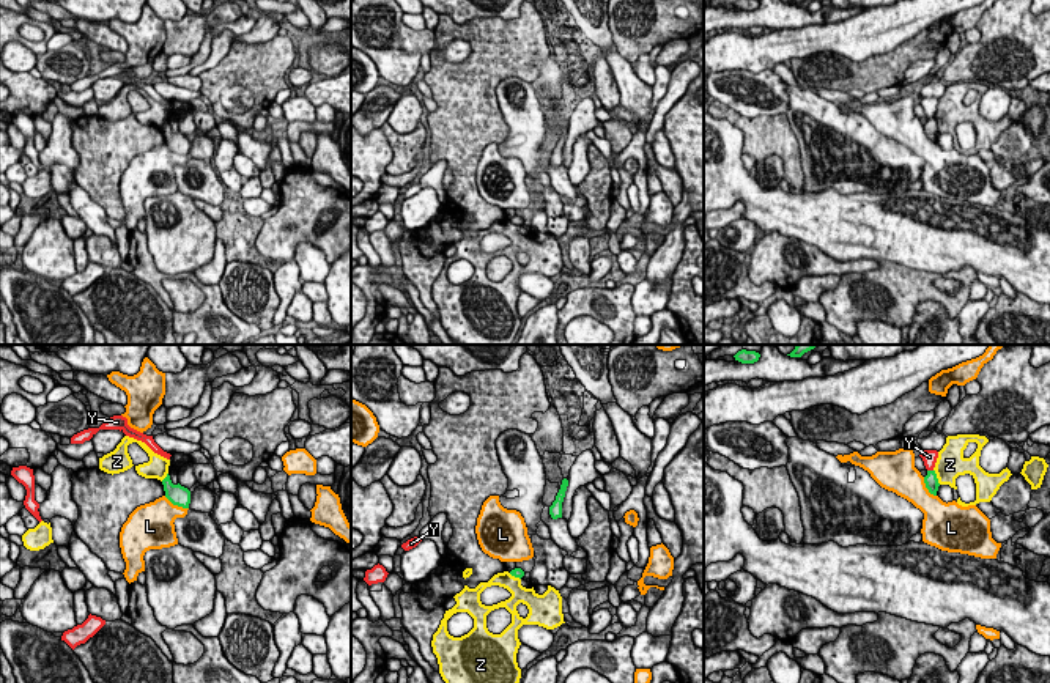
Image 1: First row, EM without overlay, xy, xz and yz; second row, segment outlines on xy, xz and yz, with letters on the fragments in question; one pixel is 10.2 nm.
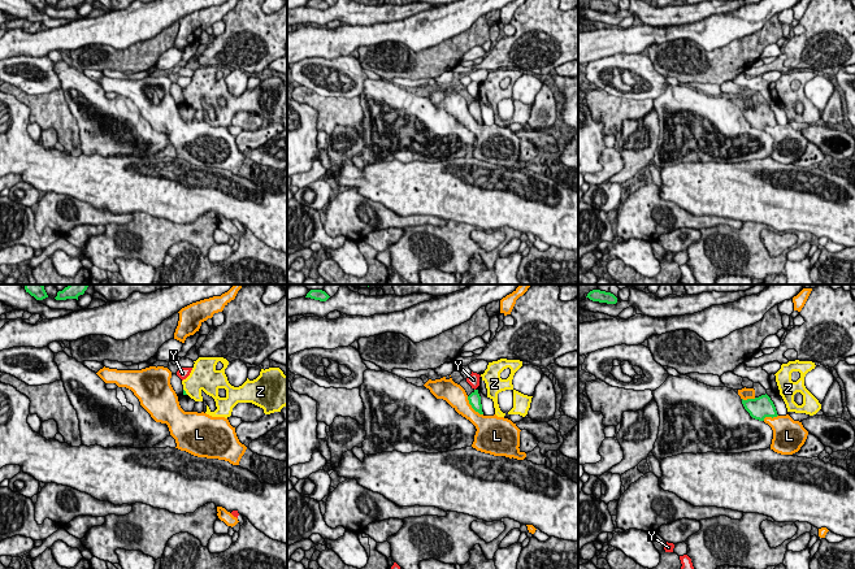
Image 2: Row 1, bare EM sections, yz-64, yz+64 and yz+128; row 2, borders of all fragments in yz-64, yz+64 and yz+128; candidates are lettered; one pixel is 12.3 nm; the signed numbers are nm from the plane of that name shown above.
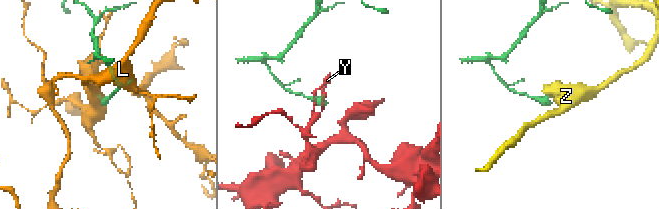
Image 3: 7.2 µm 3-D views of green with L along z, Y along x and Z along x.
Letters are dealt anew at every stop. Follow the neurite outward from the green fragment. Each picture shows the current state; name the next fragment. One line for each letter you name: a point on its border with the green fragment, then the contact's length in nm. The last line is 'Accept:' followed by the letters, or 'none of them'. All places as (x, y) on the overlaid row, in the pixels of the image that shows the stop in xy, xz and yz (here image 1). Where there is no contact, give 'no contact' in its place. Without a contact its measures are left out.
Accept: none of them

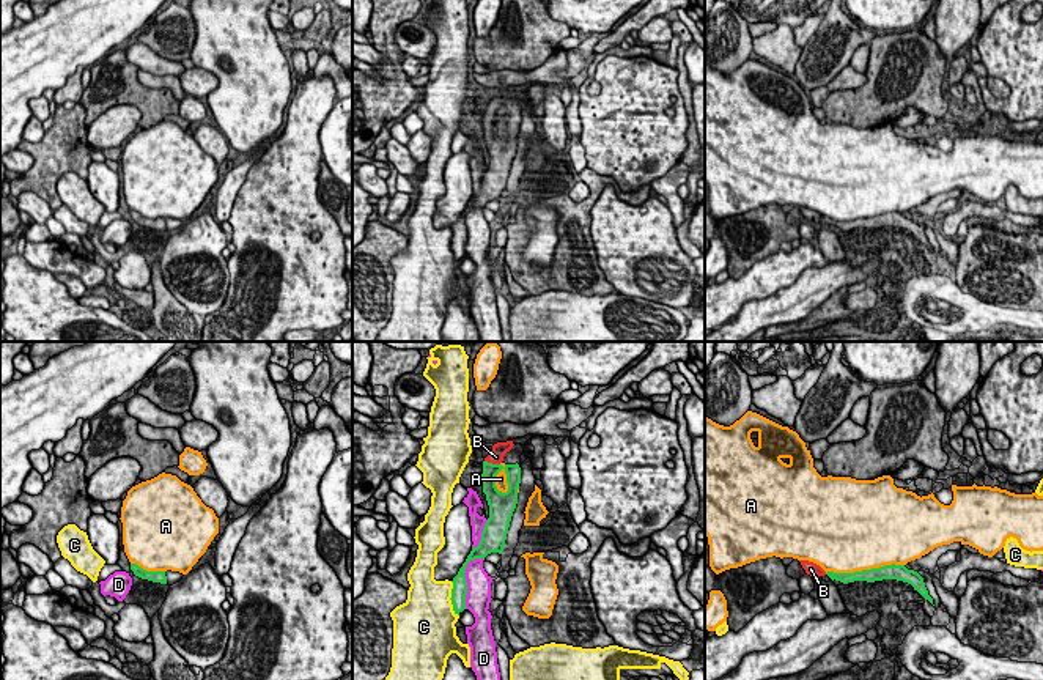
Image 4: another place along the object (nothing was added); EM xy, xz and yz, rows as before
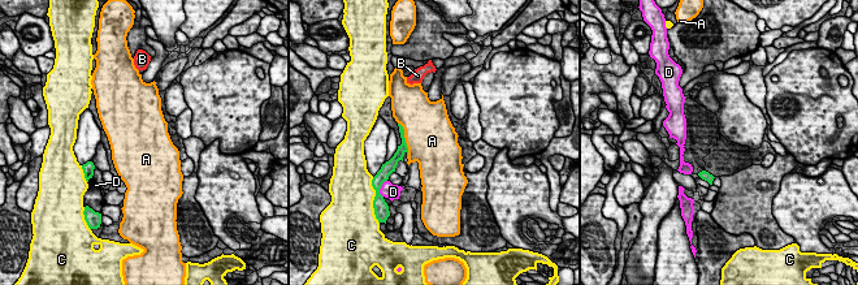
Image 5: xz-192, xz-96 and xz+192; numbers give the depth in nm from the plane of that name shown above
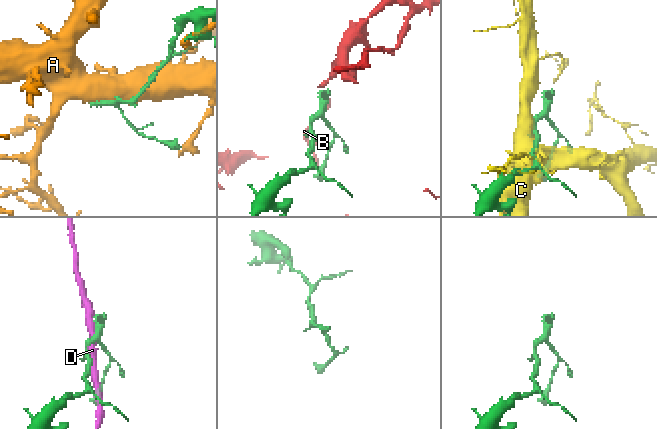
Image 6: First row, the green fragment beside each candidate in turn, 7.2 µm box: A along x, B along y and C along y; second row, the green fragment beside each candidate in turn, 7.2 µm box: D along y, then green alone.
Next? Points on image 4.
B: contact xz (491, 463); length 170 nm
Accept: B

